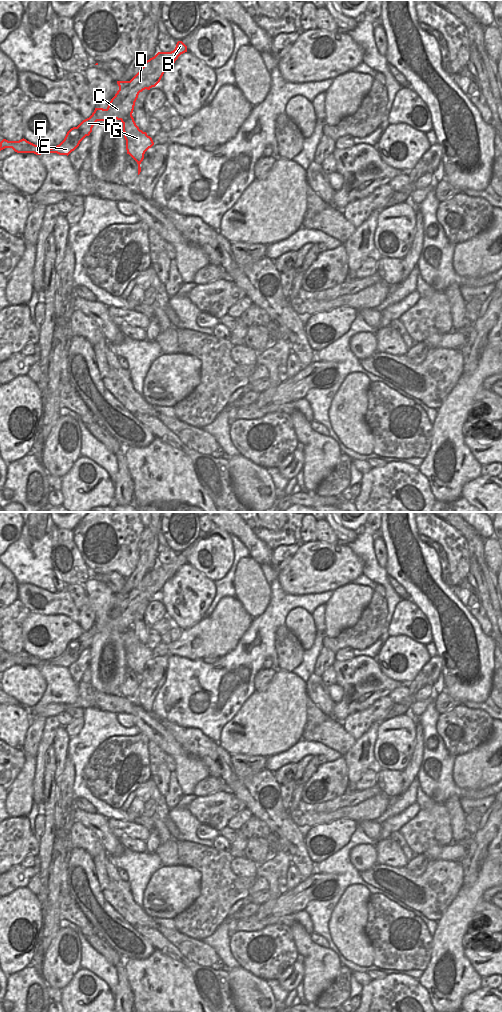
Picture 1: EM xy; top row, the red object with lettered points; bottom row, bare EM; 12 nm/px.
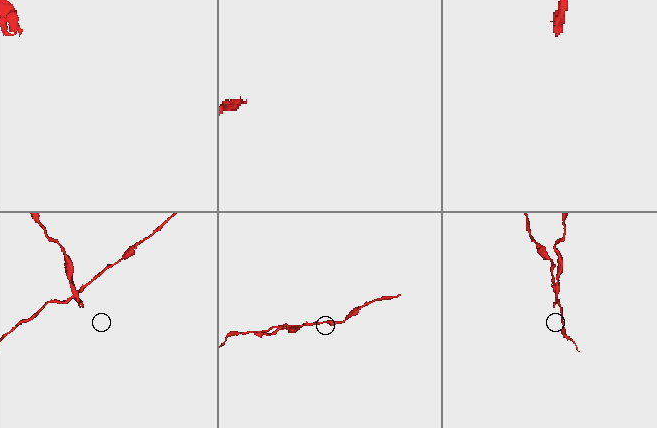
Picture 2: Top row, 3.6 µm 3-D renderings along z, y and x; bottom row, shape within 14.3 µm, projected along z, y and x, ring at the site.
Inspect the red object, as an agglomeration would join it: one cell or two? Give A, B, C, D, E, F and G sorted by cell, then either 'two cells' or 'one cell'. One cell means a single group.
A B C D E F / G; two cells

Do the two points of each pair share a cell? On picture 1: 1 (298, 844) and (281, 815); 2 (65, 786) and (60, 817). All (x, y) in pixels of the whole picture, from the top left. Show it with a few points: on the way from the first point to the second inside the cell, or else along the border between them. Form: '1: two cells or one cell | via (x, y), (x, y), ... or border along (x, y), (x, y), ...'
1: one cell | via (291, 837), (281, 822)
2: one cell | via (63, 794), (61, 809)

